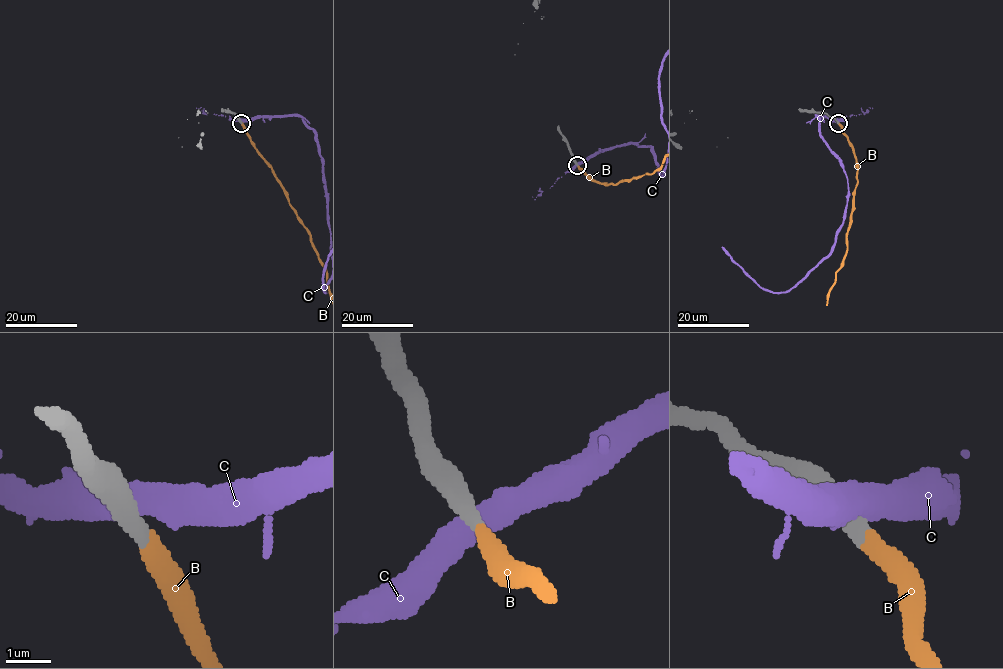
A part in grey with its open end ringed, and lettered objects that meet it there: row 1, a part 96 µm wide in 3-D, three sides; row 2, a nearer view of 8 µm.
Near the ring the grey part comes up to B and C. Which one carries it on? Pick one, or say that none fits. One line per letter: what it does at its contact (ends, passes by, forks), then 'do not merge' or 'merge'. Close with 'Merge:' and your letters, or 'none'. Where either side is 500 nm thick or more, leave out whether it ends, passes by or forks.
B: it ends there; merge
C: do not merge
Merge: B

